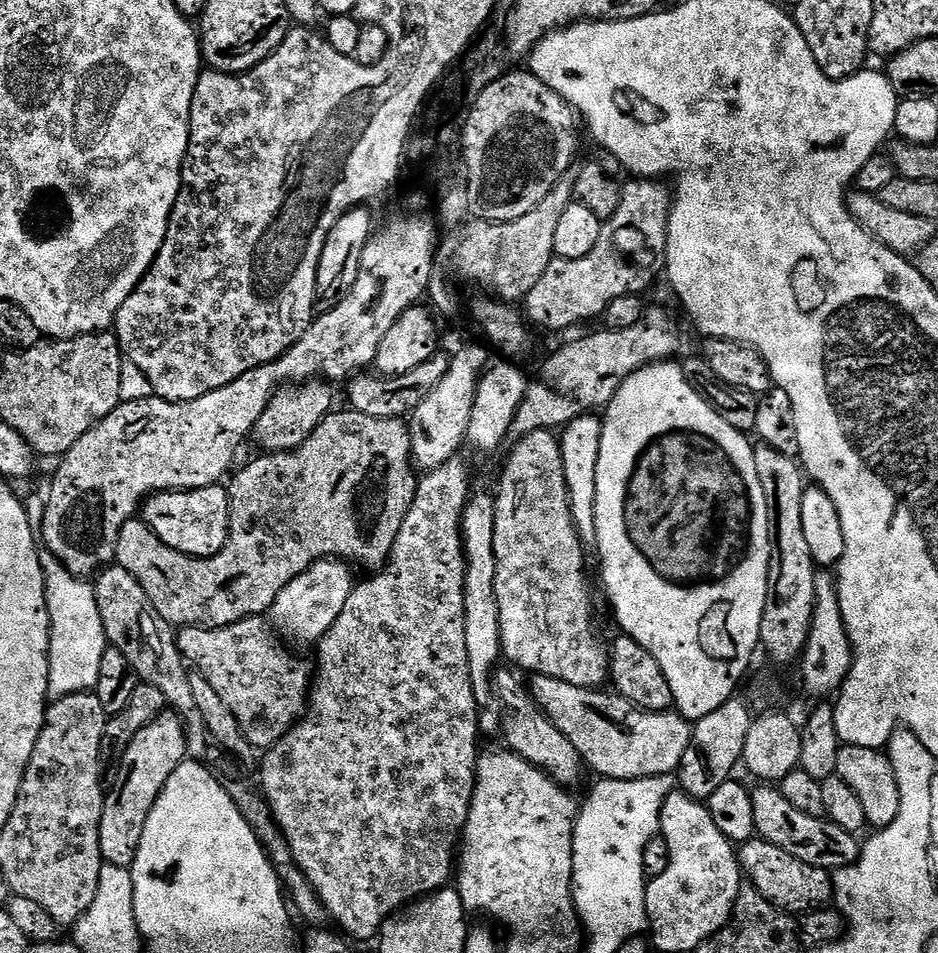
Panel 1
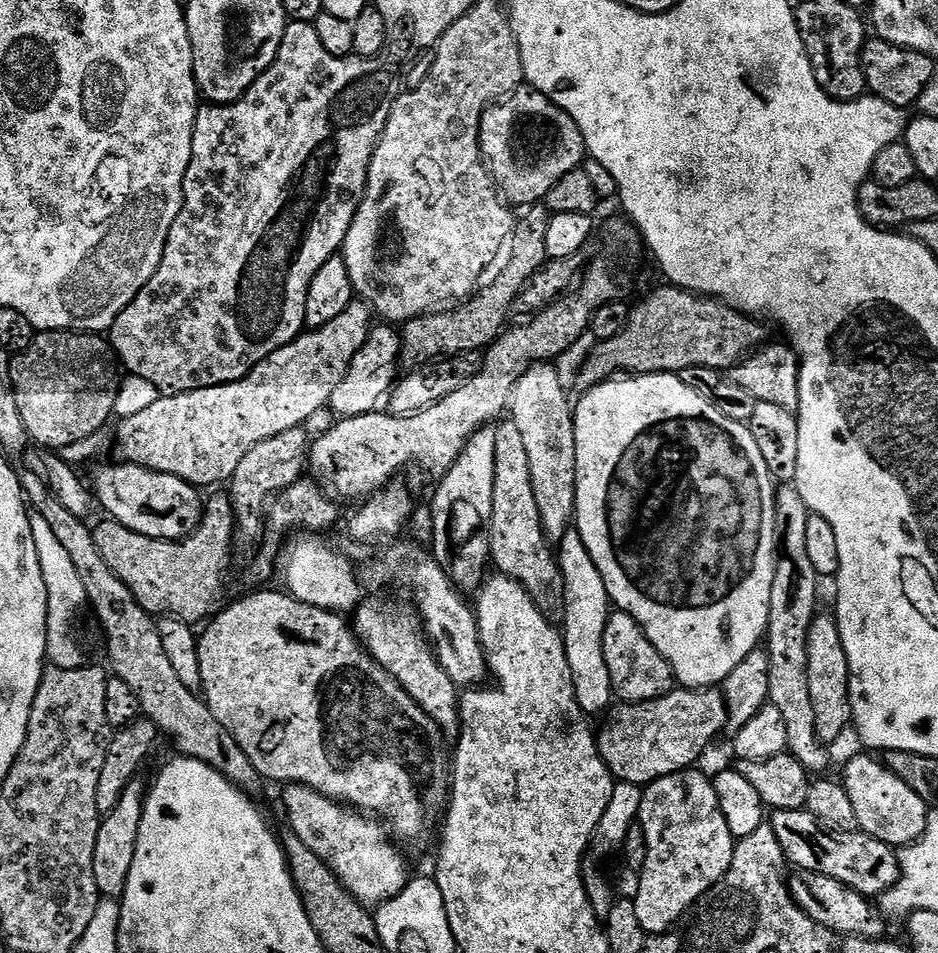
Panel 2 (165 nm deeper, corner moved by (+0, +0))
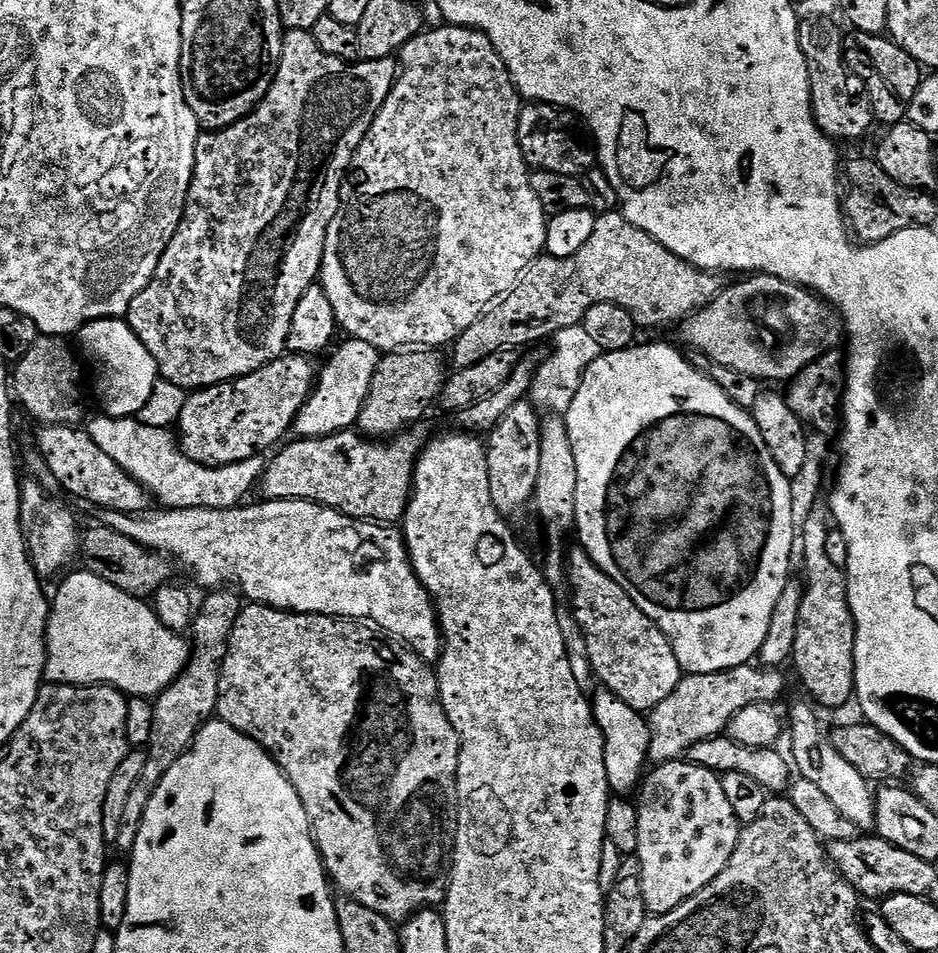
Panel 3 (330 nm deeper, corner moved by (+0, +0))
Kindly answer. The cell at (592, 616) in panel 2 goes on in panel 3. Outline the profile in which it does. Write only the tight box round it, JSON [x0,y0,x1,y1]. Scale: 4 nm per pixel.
[590,690,652,798]

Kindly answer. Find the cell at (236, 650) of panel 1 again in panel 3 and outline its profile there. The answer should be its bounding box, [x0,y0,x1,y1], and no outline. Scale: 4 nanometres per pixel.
[216,602,460,922]

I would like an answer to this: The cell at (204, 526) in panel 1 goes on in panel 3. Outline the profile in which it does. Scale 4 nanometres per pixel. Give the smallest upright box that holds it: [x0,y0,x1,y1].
[36,424,150,516]

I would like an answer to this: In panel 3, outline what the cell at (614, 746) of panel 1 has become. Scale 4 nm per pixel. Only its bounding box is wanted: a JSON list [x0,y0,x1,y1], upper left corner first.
[648,662,784,765]

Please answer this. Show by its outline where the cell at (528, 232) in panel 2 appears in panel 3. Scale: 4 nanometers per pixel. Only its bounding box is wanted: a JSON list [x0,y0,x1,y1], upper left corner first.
[358,350,450,438]

